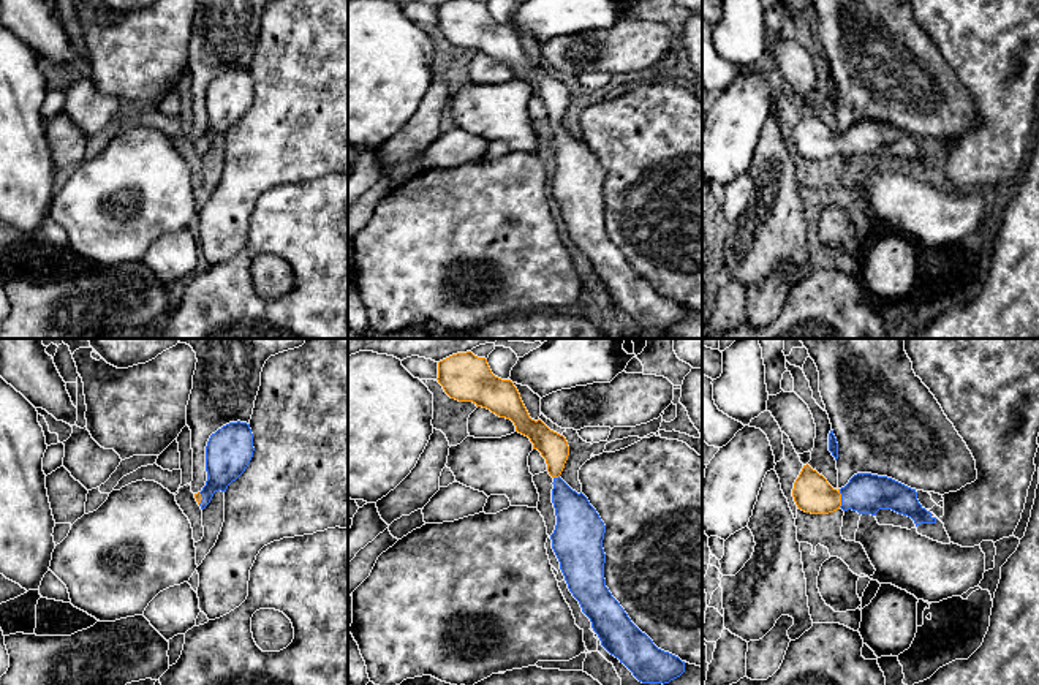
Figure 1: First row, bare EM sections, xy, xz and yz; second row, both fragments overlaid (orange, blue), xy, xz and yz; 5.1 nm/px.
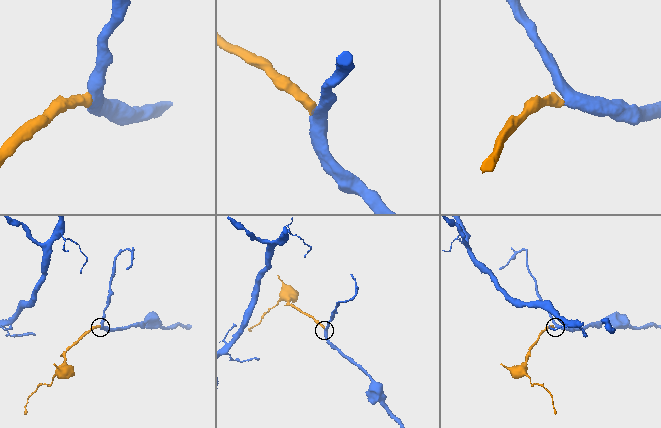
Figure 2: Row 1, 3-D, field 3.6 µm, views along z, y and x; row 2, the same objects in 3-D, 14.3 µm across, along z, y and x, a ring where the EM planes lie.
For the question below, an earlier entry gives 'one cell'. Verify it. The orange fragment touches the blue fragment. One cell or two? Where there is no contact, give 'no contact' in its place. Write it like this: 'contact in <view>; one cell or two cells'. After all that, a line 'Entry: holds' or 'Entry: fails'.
contact in yz; one cell
Entry: holds

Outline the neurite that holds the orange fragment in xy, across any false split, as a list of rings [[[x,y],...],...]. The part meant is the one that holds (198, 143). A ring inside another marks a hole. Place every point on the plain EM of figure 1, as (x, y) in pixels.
[[[229,68],[210,81],[206,92],[207,127],[195,144],[204,155],[215,138],[226,138],[253,103],[253,79],[247,68]]]

